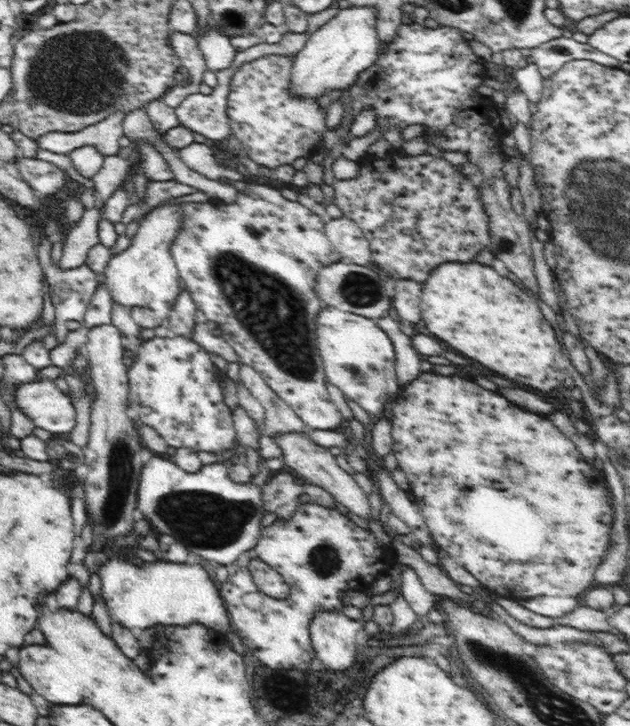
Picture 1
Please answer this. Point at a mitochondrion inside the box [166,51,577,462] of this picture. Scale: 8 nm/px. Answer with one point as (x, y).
(275, 316)

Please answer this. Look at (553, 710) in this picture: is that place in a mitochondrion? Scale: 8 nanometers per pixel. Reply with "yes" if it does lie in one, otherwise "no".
yes

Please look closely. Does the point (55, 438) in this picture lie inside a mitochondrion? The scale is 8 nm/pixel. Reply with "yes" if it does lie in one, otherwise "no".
no

